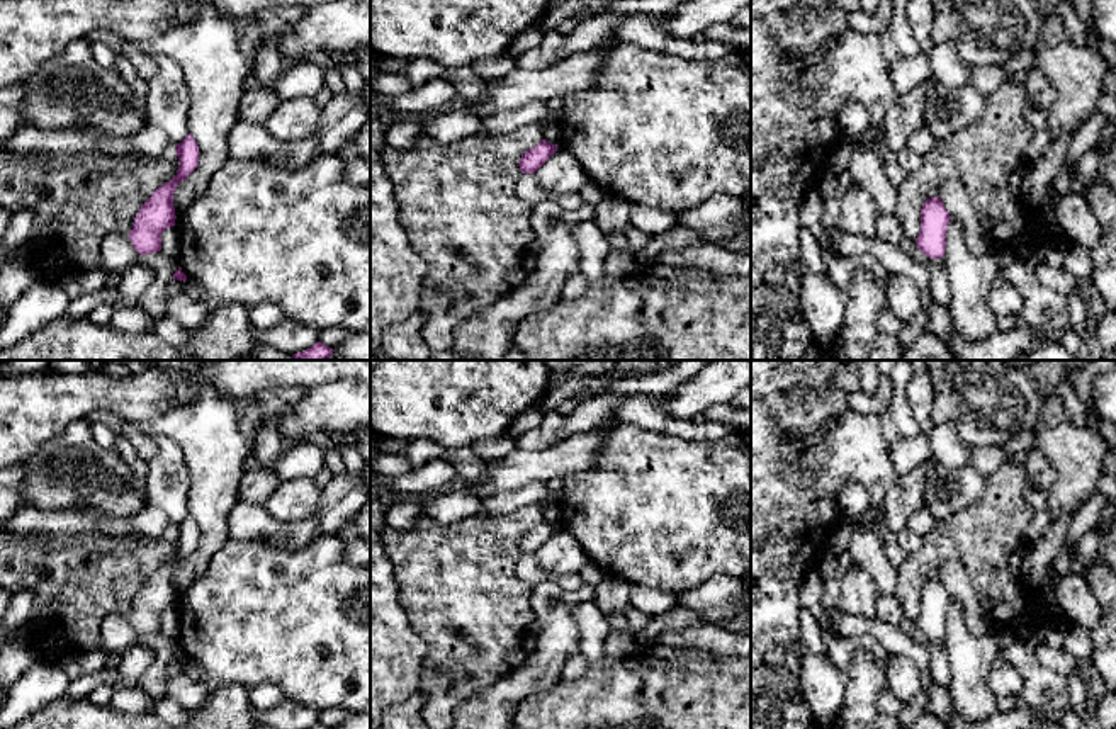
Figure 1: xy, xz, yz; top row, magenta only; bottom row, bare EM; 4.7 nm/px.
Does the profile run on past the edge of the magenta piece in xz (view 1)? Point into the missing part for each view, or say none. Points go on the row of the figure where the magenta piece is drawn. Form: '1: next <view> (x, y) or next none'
1: next none

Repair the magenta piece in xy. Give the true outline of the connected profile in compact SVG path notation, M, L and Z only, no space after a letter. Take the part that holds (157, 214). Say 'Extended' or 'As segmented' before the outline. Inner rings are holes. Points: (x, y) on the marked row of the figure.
As segmented. M187 134L177 144L178 156L177 175L158 187L151 197L141 206L134 218L129 240L139 255L156 253L161 250L161 233L175 226L173 194L180 182L183 182L199 165L199 146L192 134Z

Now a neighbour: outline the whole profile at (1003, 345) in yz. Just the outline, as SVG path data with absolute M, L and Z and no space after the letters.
M1021 323L1011 331L995 331L982 342L967 342L953 328L948 348L956 360L1014 360L1033 350L1043 335Z

